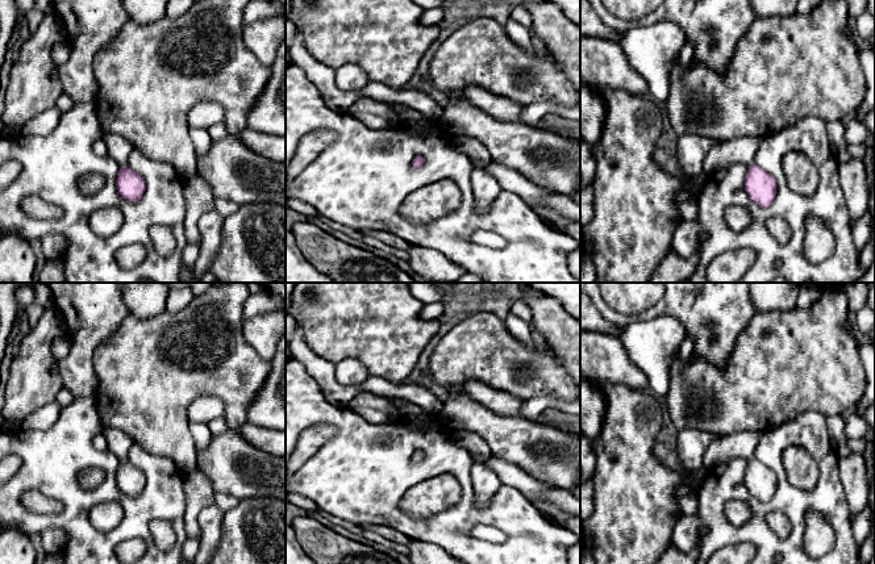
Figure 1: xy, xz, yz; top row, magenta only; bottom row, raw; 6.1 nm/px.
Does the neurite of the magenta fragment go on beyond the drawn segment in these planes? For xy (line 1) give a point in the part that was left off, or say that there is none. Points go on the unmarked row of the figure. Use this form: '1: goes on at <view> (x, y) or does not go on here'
1: goes on at xy (117, 442)

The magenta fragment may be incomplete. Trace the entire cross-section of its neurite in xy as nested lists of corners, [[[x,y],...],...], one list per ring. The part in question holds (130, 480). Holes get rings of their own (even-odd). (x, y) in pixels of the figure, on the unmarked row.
[[[103,429],[101,434],[107,439],[108,450],[121,461],[116,475],[120,490],[126,496],[141,494],[146,480],[138,468],[125,460],[129,448],[134,444],[133,439],[120,430]]]

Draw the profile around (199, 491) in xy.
[[[196,467],[184,475],[186,513],[184,526],[188,538],[200,538],[199,513],[214,502],[214,488],[211,480]]]

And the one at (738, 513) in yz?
[[[732,500],[725,505],[725,515],[733,526],[742,526],[753,518],[753,511],[746,502]]]

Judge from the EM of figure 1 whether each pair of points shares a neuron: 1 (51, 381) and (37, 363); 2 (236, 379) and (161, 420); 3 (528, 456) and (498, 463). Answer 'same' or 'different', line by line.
1: same
2: same
3: different

